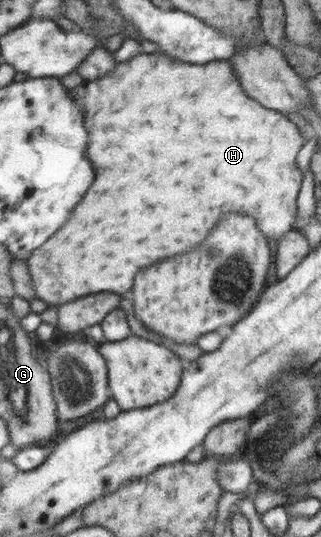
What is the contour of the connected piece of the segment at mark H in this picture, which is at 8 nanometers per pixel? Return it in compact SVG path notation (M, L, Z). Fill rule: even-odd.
M163 52L152 54L141 54L135 58L117 64L117 69L105 77L95 81L84 81L82 85L71 89L72 95L83 105L85 115L85 126L89 130L89 158L95 164L97 170L97 182L93 184L93 190L89 190L85 202L73 210L73 218L65 224L65 230L57 234L57 238L51 238L41 250L35 250L27 259L33 275L34 287L40 300L50 305L65 304L75 298L95 294L95 292L117 292L125 294L133 288L135 276L147 268L153 266L159 260L179 256L185 252L191 252L197 248L205 238L211 234L211 230L217 226L217 220L221 220L223 214L229 214L233 210L241 210L243 214L253 214L257 222L261 222L261 234L265 238L277 240L288 233L297 216L297 190L301 186L301 172L295 166L295 154L303 146L303 138L299 138L299 128L288 120L286 115L280 112L266 109L256 99L251 98L241 84L231 60L213 61L205 65L195 65Z

